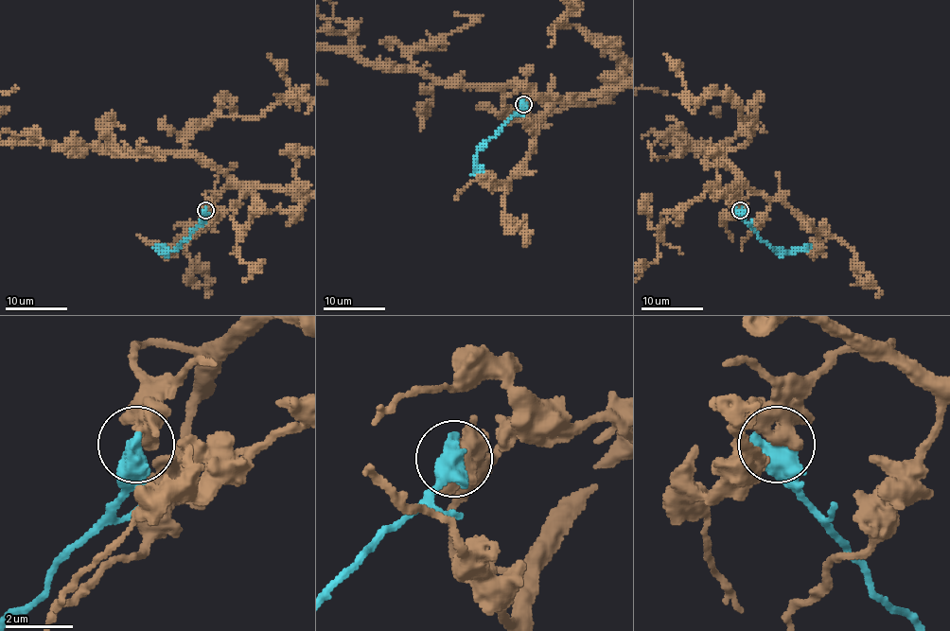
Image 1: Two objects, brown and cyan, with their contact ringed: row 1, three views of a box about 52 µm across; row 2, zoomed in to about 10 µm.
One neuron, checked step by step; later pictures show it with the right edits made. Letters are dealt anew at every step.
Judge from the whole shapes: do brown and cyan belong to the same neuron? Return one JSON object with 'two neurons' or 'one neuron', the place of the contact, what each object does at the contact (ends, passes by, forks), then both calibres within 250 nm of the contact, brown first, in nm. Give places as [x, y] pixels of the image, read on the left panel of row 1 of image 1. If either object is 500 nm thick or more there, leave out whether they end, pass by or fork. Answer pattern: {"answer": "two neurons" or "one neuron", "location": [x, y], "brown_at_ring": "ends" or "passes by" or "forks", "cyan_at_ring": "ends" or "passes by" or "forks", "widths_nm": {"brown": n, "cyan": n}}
{"answer": "two neurons", "location": [205, 210], "widths_nm": {"brown": 600, "cyan": 700}}

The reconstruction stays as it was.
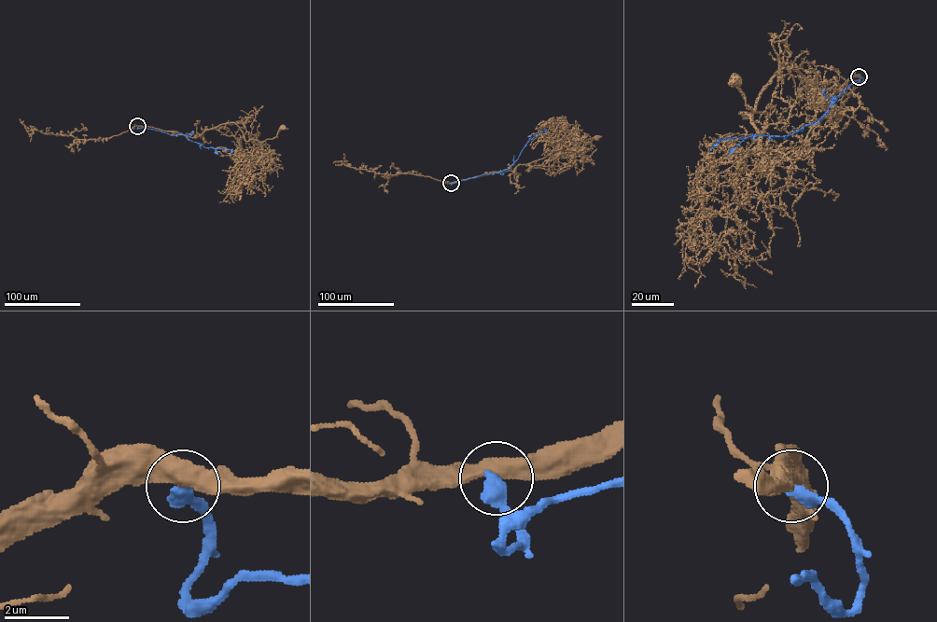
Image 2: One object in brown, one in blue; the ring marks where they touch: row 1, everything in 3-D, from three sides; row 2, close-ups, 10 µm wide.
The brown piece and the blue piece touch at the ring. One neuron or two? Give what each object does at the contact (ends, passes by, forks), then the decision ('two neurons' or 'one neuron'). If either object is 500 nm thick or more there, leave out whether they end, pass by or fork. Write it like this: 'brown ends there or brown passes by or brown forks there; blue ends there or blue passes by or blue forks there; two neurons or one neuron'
two neurons

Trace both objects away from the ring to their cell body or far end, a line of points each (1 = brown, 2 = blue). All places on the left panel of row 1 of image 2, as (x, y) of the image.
1: (137, 126), (196, 137), (215, 128), (244, 123), (245, 130), (261, 144), (276, 137), (283, 127)
2: (137, 126), (137, 129), (174, 135), (182, 133), (205, 147), (230, 149), (231, 153)

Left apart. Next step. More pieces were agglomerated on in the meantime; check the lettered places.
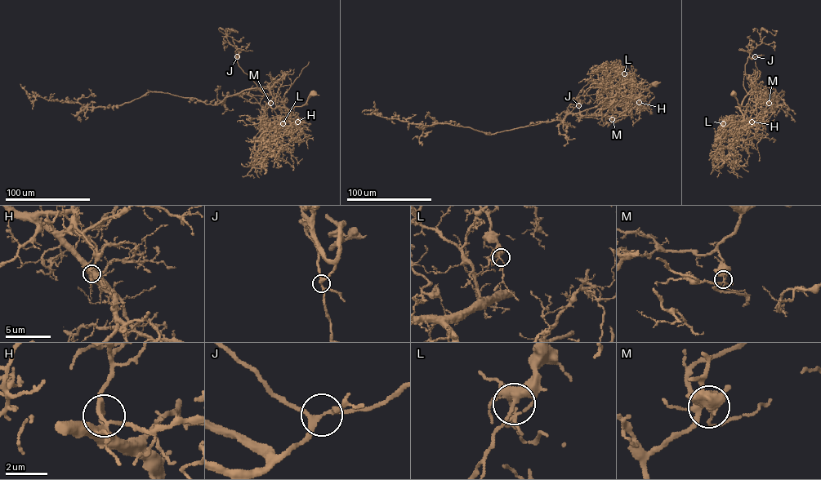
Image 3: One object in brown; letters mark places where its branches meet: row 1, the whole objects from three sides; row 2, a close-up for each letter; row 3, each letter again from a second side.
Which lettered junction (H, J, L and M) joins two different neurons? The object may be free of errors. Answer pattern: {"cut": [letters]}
{"cut": ["M"]}

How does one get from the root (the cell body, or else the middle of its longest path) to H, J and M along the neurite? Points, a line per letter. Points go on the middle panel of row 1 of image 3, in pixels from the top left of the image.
H: (654, 84), (635, 97), (631, 95), (639, 102)
J: (654, 84), (635, 97), (619, 87), (605, 99), (598, 94), (580, 95), (578, 105)
M: (654, 84), (635, 96), (631, 96), (625, 106), (617, 105), (612, 118)

